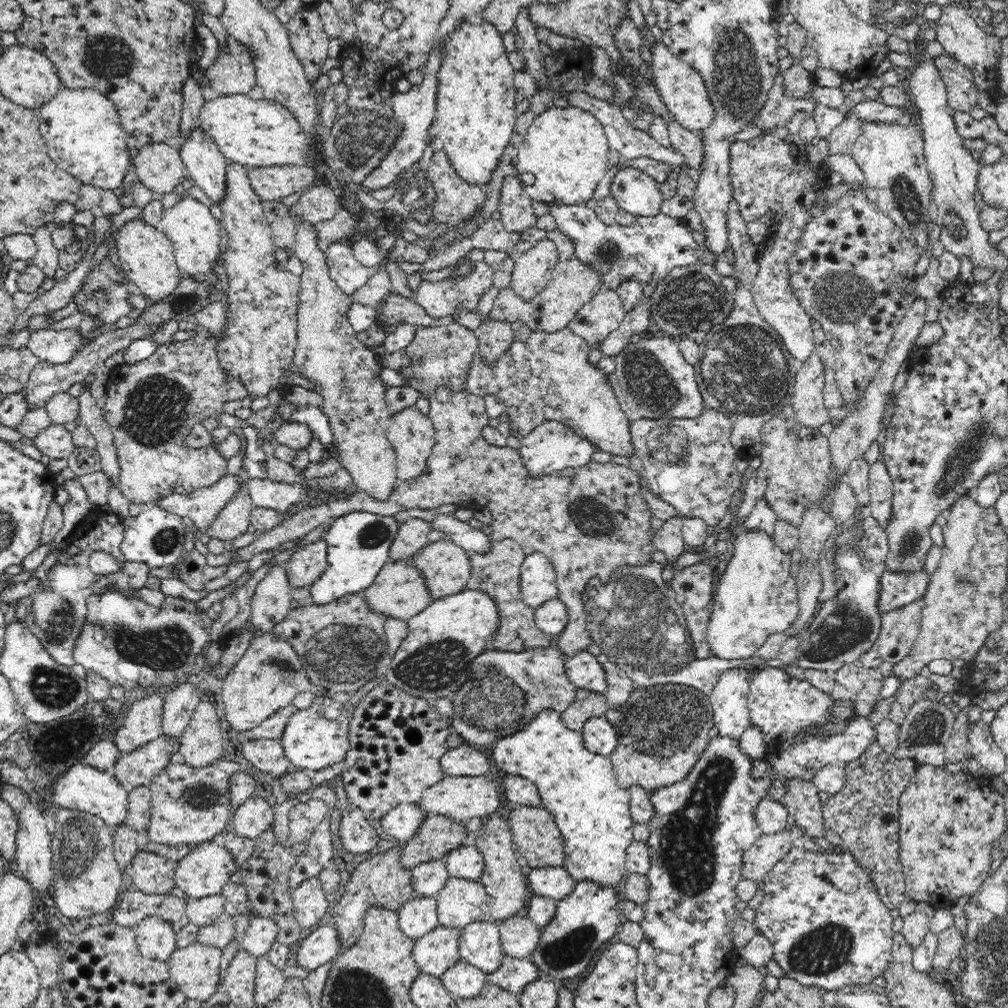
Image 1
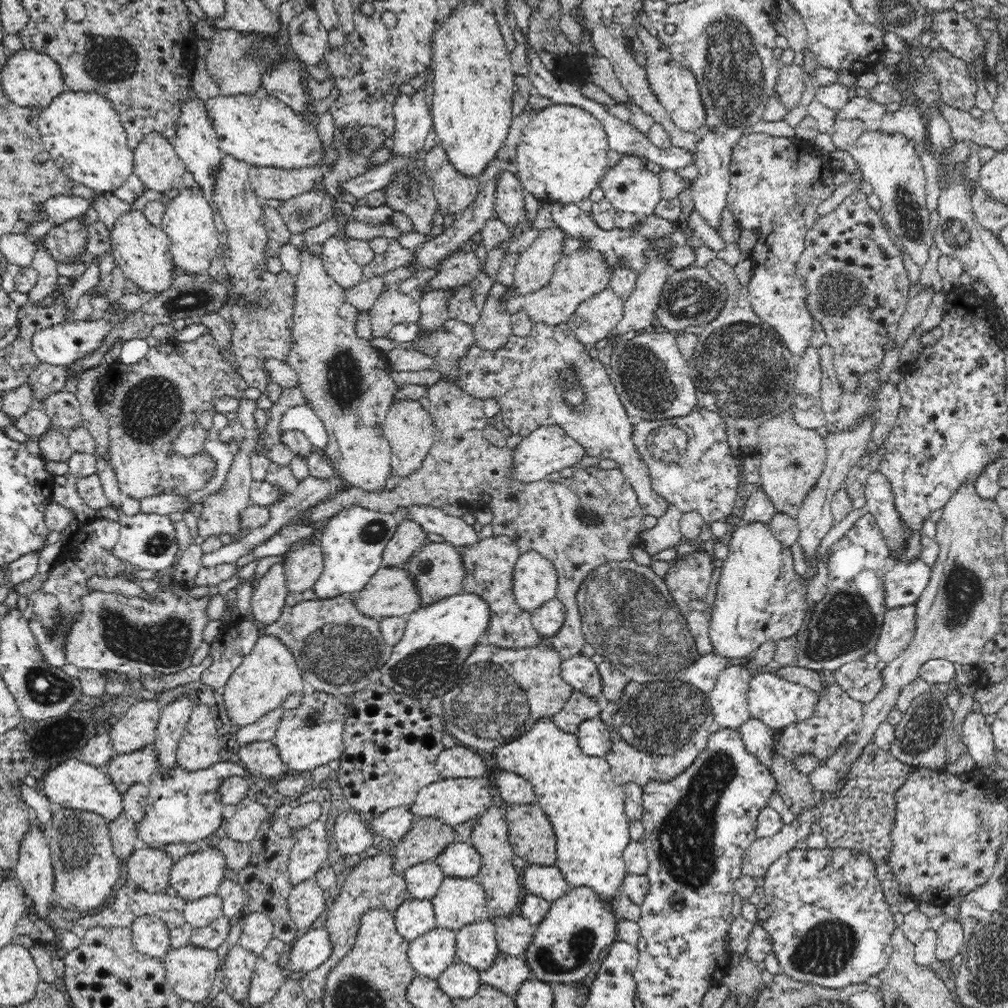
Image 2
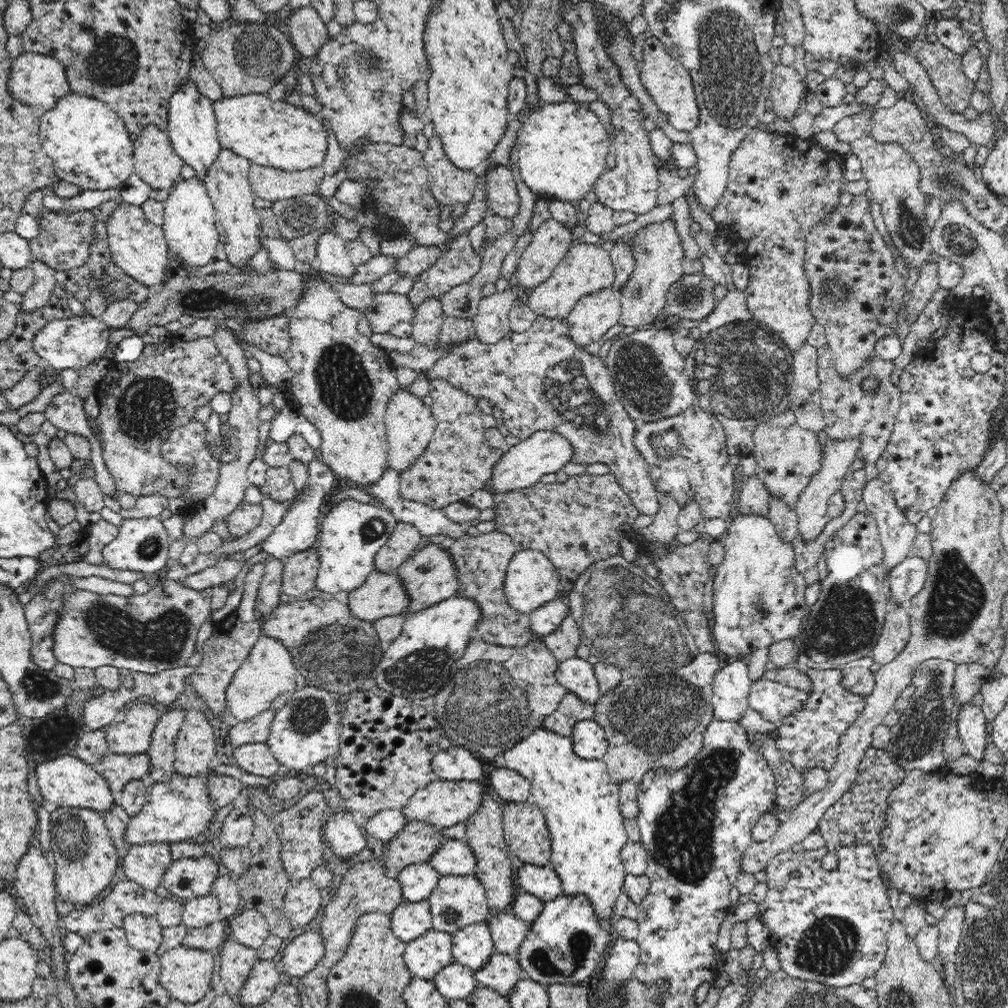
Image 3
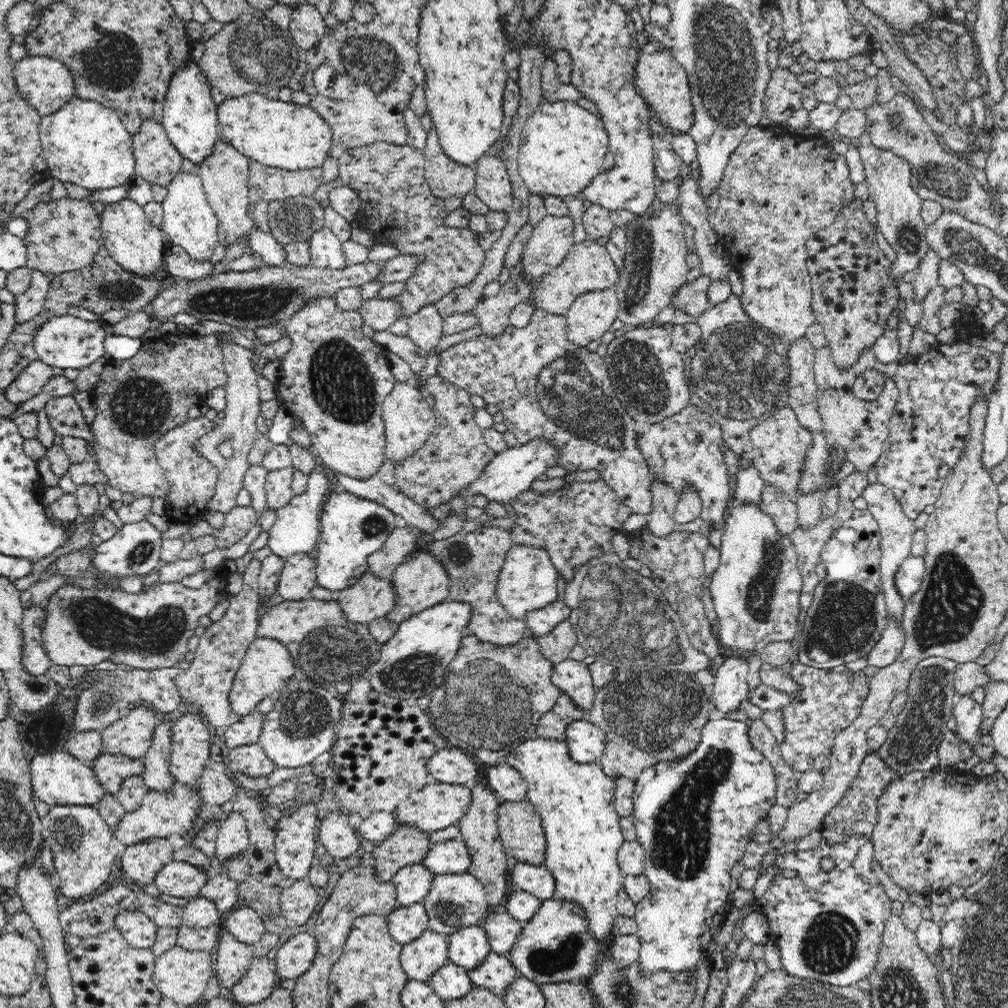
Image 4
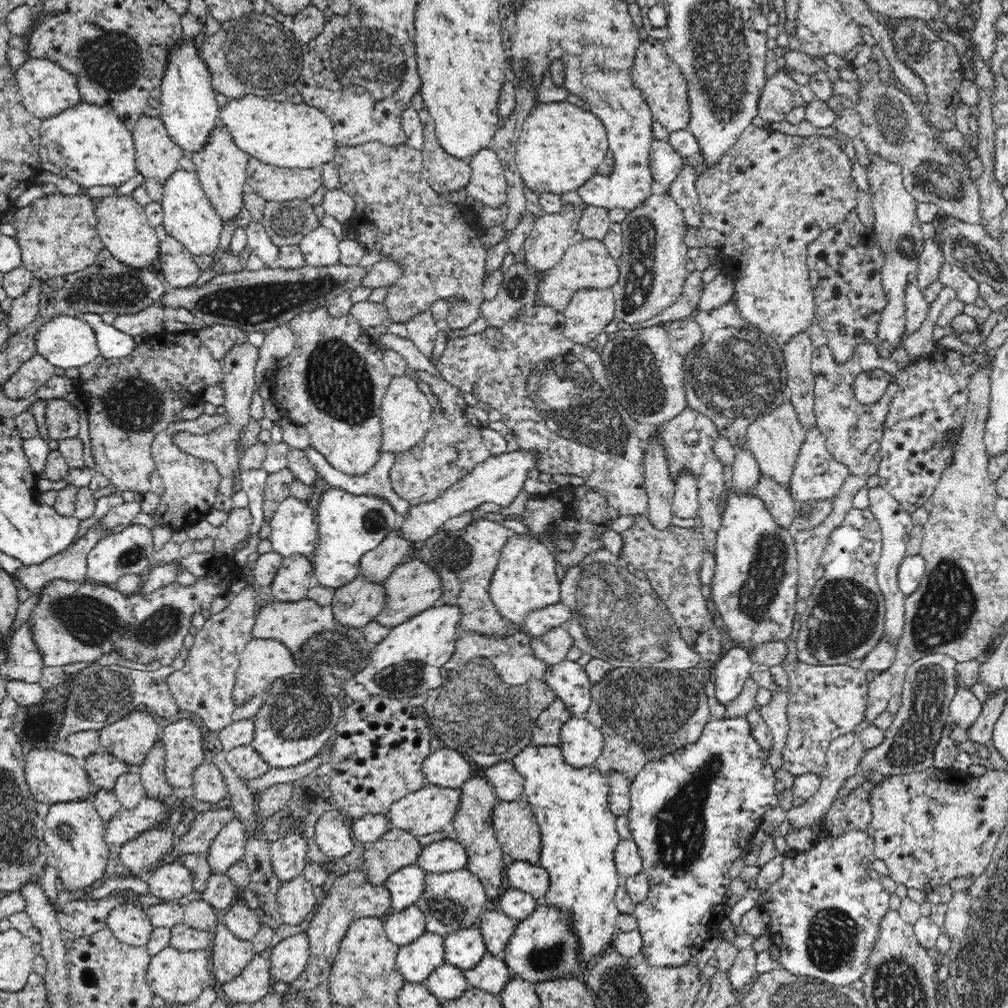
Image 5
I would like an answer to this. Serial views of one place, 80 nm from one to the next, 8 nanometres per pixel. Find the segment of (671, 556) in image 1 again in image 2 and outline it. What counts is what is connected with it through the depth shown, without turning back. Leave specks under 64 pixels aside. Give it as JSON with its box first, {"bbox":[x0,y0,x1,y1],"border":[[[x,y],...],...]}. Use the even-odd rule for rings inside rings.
{"bbox":[641,503,682,555],"border":[[[669,503],[669,509],[658,519],[656,526],[641,534],[642,548],[650,555],[670,548],[677,548],[681,543],[682,512]]]}

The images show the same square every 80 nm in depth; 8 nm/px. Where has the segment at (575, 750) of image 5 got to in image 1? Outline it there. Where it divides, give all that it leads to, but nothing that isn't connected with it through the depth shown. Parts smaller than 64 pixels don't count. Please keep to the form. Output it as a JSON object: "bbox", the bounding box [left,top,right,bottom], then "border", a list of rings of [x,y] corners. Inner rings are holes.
{"bbox":[582,716,619,756],"border":[[[605,716],[589,718],[582,733],[584,746],[598,755],[611,756],[619,743],[614,725]]]}

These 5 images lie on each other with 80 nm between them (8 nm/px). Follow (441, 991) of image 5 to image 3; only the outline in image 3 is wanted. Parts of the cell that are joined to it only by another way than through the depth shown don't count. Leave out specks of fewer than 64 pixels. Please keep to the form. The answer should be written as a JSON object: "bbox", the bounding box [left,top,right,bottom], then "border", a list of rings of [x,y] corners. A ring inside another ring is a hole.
{"bbox":[432,962,478,999],"border":[[[452,962],[445,966],[432,979],[438,992],[449,999],[465,999],[474,992],[478,982],[474,976],[475,970],[463,964]]]}

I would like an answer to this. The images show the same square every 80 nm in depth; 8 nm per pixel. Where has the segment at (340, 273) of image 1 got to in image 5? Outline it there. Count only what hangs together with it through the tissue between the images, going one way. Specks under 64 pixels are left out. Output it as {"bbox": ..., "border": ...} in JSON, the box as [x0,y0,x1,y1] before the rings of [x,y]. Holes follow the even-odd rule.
{"bbox":[299,226,341,267],"border":[[[322,226],[316,228],[299,242],[306,262],[314,267],[341,264],[338,237]]]}

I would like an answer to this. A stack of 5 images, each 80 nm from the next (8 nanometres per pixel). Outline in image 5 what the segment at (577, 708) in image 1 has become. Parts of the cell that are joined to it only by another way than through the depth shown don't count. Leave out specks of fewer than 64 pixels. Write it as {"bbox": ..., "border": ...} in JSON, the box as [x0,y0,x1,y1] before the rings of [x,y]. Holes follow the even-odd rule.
{"bbox":[531,698,574,746],"border":[[[556,698],[550,707],[541,712],[535,720],[535,725],[531,730],[531,744],[550,746],[560,744],[562,725],[572,717],[574,714],[566,707],[566,703],[562,699]]]}

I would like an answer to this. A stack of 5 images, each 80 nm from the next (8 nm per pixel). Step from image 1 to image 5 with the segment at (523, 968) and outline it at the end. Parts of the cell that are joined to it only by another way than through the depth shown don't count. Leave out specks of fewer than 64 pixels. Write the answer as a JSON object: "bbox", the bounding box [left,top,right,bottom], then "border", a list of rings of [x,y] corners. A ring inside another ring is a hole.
{"bbox":[465,953,515,996],"border":[[[486,953],[474,968],[465,971],[465,977],[470,987],[480,988],[496,996],[515,976],[503,958]]]}

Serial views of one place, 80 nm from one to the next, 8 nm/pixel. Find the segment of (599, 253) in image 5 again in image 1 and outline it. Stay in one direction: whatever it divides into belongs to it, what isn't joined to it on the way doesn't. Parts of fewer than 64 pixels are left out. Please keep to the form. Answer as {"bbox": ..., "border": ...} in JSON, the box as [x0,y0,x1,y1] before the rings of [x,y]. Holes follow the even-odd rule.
{"bbox":[481,256,604,334],"border":[[[572,256],[566,261],[558,261],[553,268],[553,278],[546,289],[538,293],[530,301],[520,298],[511,288],[500,289],[494,301],[492,310],[481,316],[481,323],[488,321],[506,321],[509,323],[521,320],[534,331],[546,331],[552,334],[569,326],[570,322],[577,316],[579,310],[591,299],[604,290],[601,277],[594,273],[588,263]]]}

